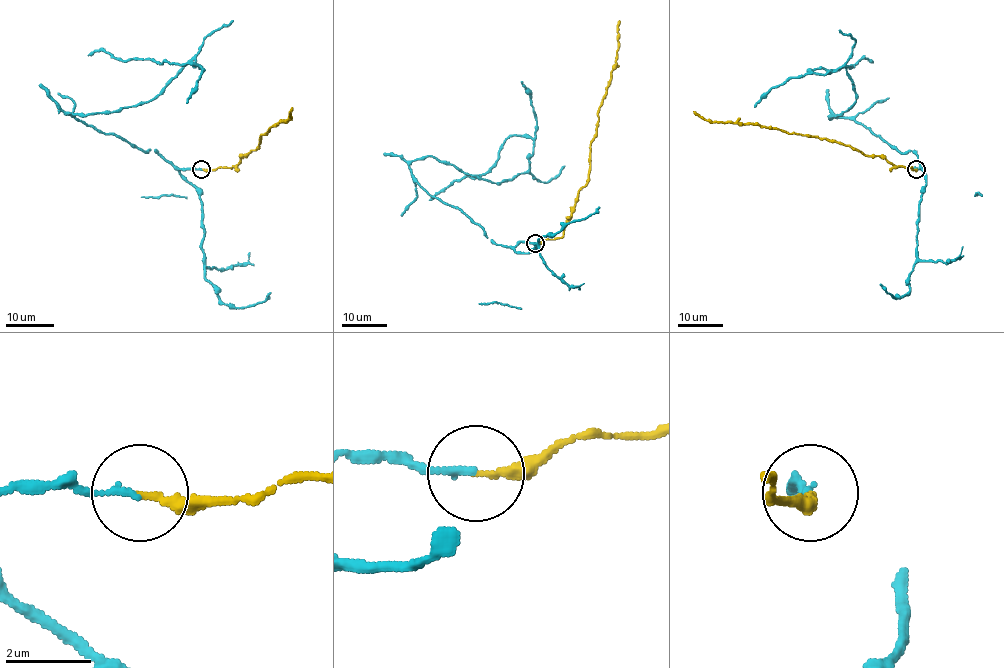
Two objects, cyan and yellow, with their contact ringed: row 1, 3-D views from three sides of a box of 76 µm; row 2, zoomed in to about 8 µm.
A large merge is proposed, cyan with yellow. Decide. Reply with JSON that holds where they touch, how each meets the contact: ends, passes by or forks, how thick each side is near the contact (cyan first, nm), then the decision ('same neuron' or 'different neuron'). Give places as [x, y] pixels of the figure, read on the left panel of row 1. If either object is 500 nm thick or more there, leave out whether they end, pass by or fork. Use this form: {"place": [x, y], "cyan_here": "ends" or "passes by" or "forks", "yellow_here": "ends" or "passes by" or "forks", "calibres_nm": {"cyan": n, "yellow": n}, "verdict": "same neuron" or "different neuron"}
{"place": [201, 169], "cyan_here": "ends", "yellow_here": "ends", "calibres_nm": {"cyan": 150, "yellow": 190}, "verdict": "same neuron"}

